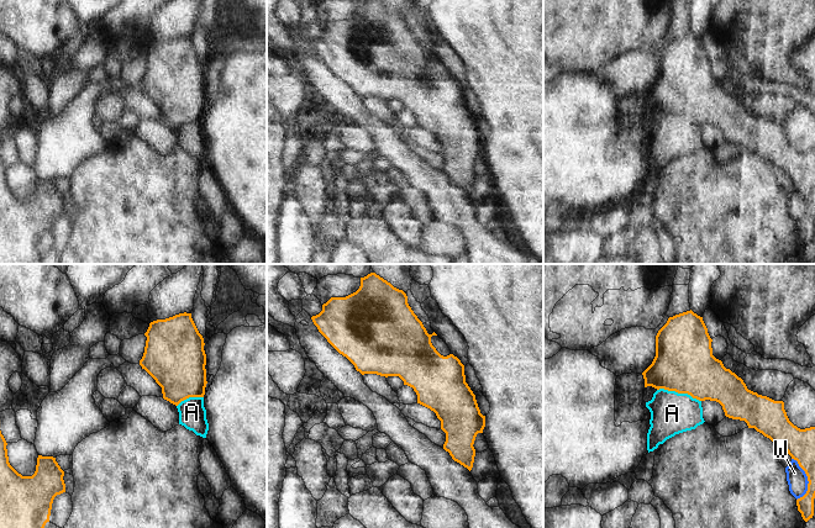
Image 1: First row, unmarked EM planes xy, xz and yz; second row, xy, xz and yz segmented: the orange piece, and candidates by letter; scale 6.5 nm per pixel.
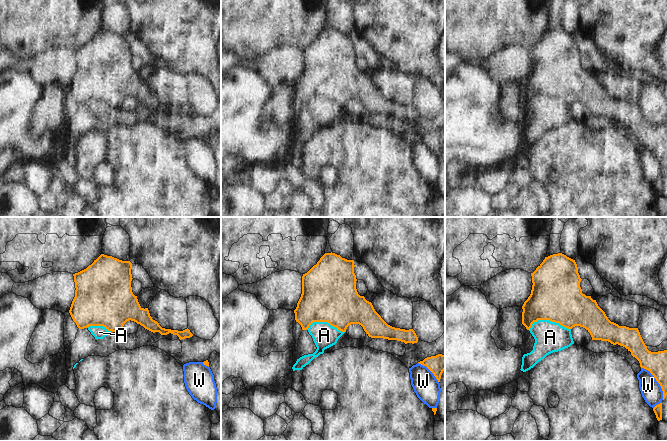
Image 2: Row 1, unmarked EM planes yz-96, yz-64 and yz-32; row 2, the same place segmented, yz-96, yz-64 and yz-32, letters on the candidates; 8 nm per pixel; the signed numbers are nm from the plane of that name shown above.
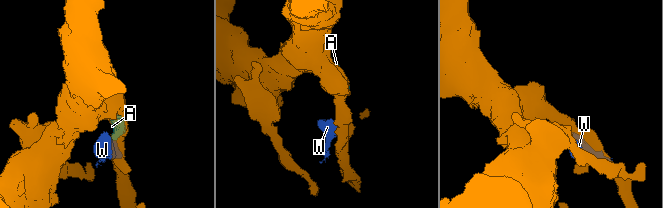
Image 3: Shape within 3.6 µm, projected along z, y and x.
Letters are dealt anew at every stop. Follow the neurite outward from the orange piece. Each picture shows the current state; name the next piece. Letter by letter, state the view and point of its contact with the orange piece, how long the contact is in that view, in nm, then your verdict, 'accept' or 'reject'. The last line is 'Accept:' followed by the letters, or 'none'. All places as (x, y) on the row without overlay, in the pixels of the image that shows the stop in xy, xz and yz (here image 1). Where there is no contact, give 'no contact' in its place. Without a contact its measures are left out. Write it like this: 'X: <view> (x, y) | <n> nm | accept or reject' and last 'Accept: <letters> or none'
A: yz (679, 116) | 300 nm | accept
W: yz (808, 202) | 280 nm | reject
Accept: A

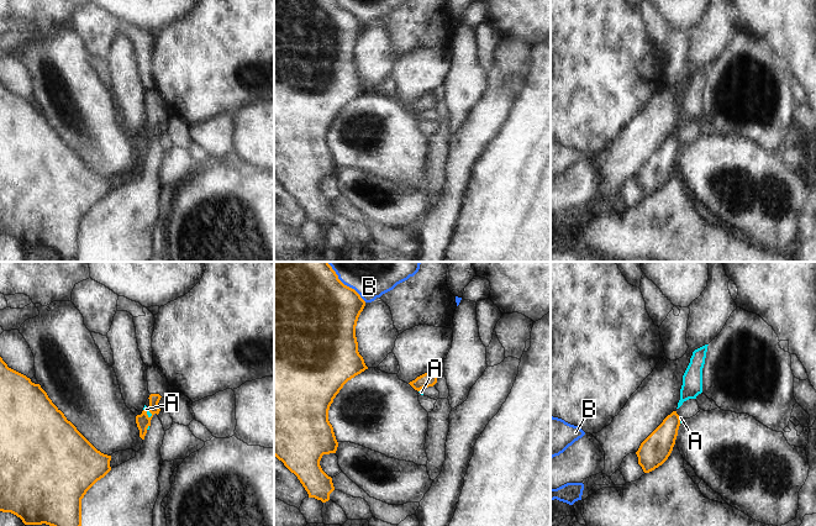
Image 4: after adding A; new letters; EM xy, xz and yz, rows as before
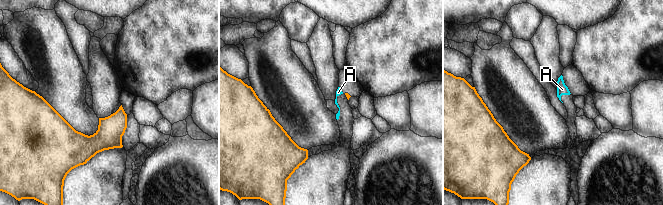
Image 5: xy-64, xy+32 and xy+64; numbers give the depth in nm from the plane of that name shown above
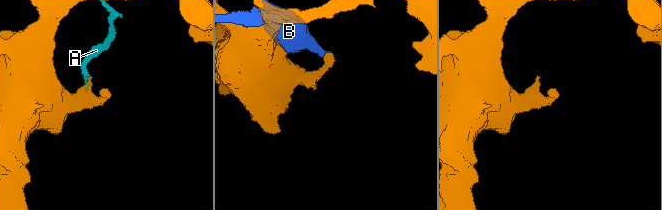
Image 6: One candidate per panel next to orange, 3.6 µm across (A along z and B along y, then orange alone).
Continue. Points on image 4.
A: xy (149, 135) | 80 nm | reject
B: xz (351, 11) | 260 nm | reject
Accept: none

